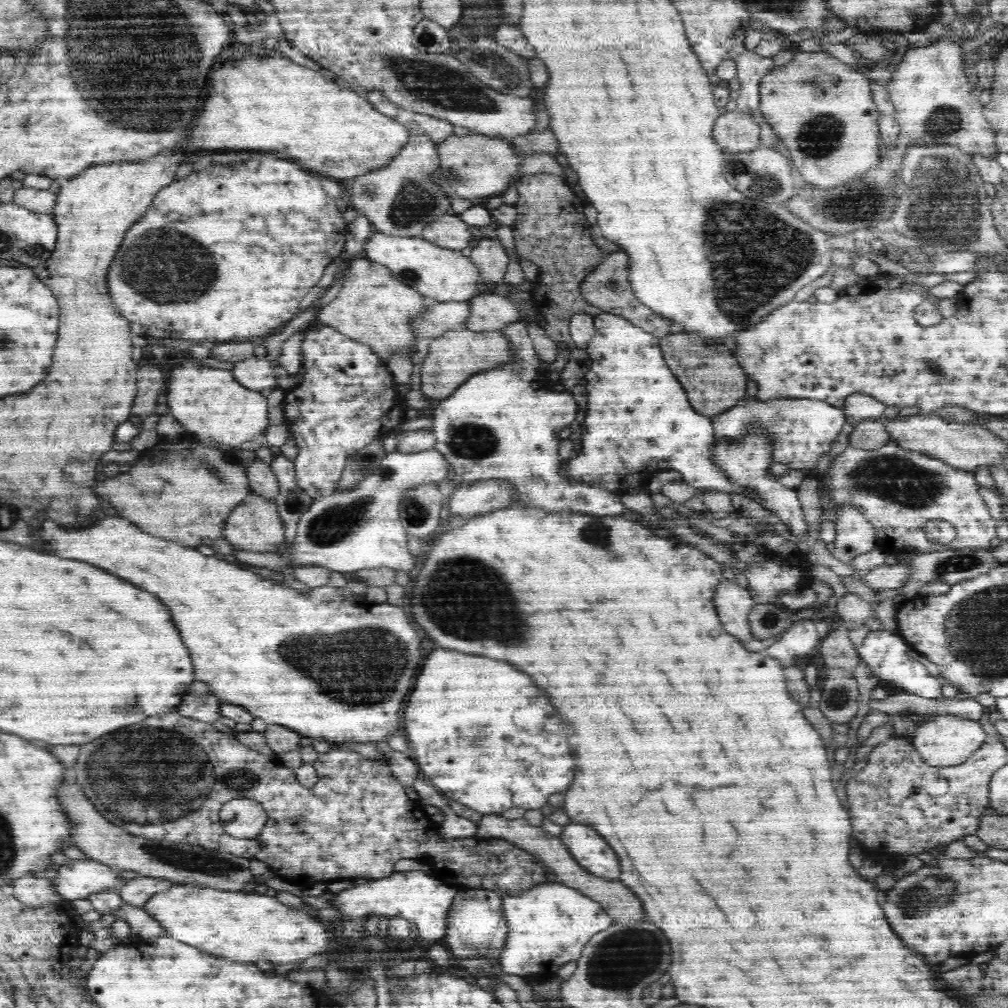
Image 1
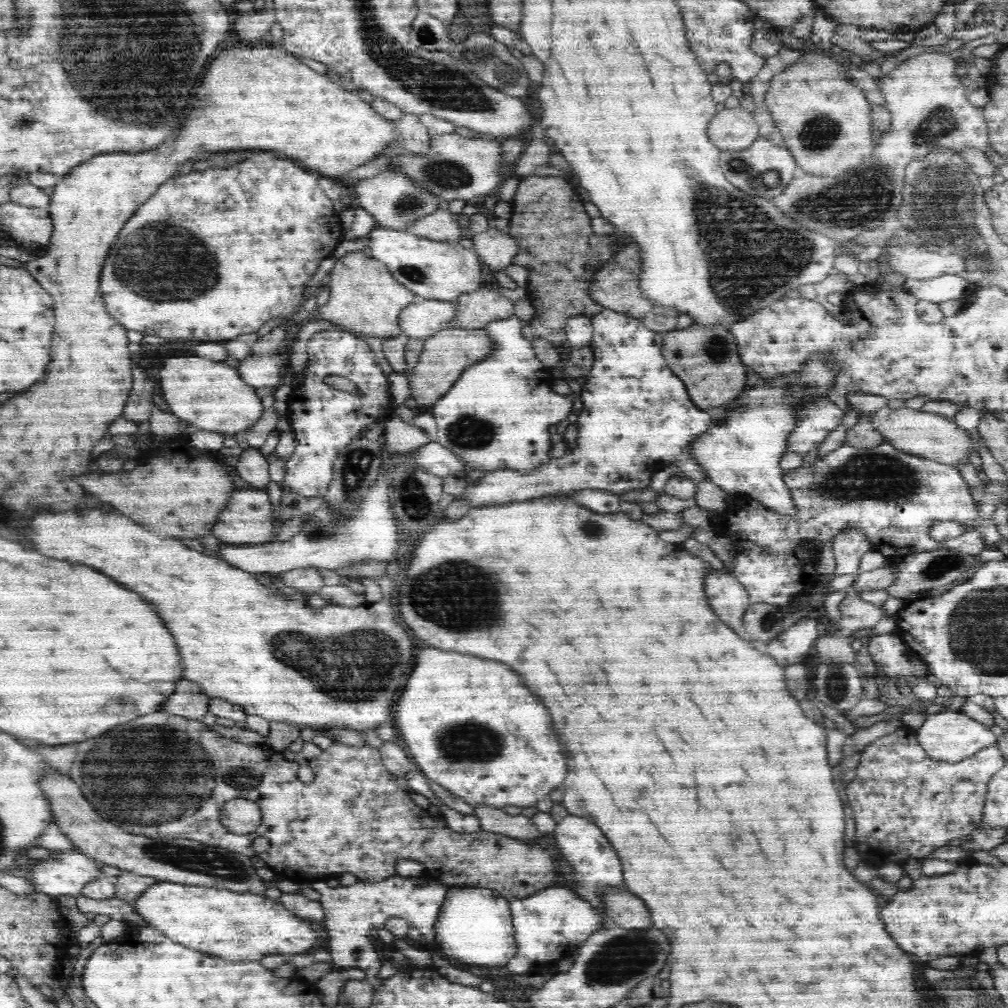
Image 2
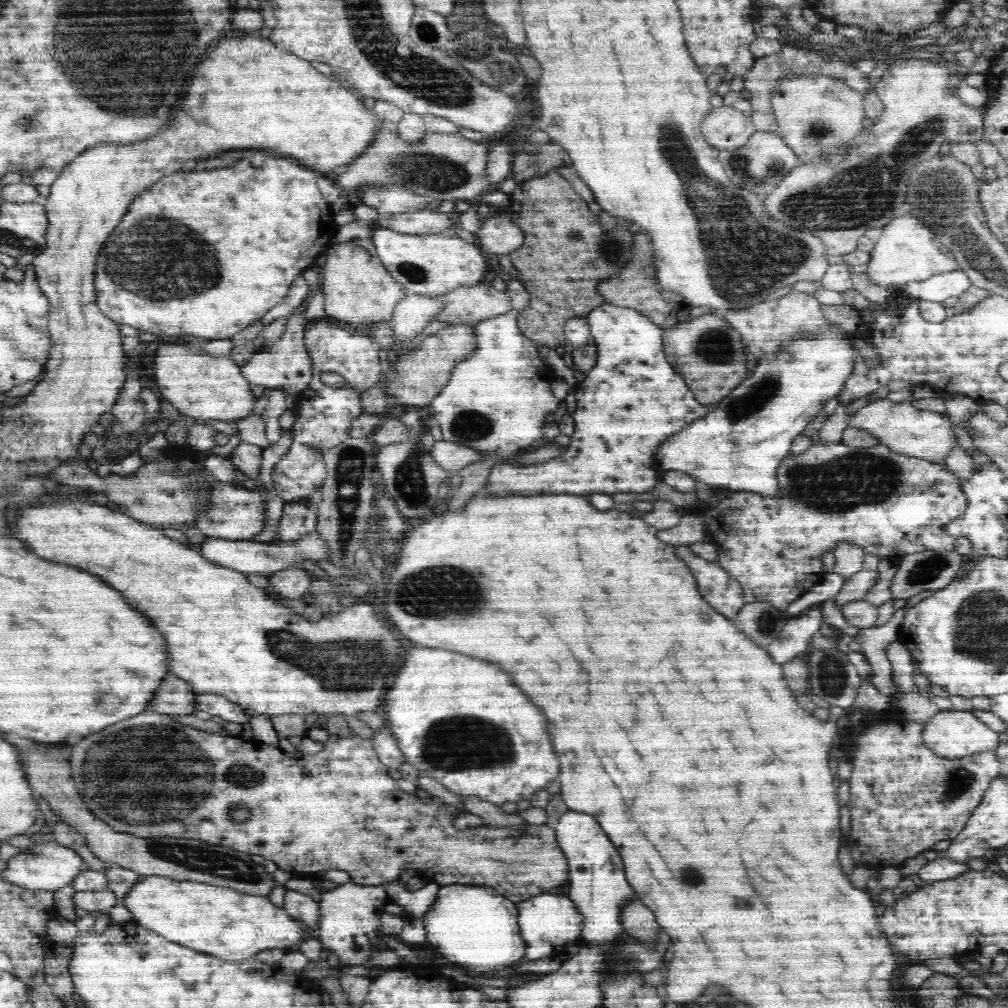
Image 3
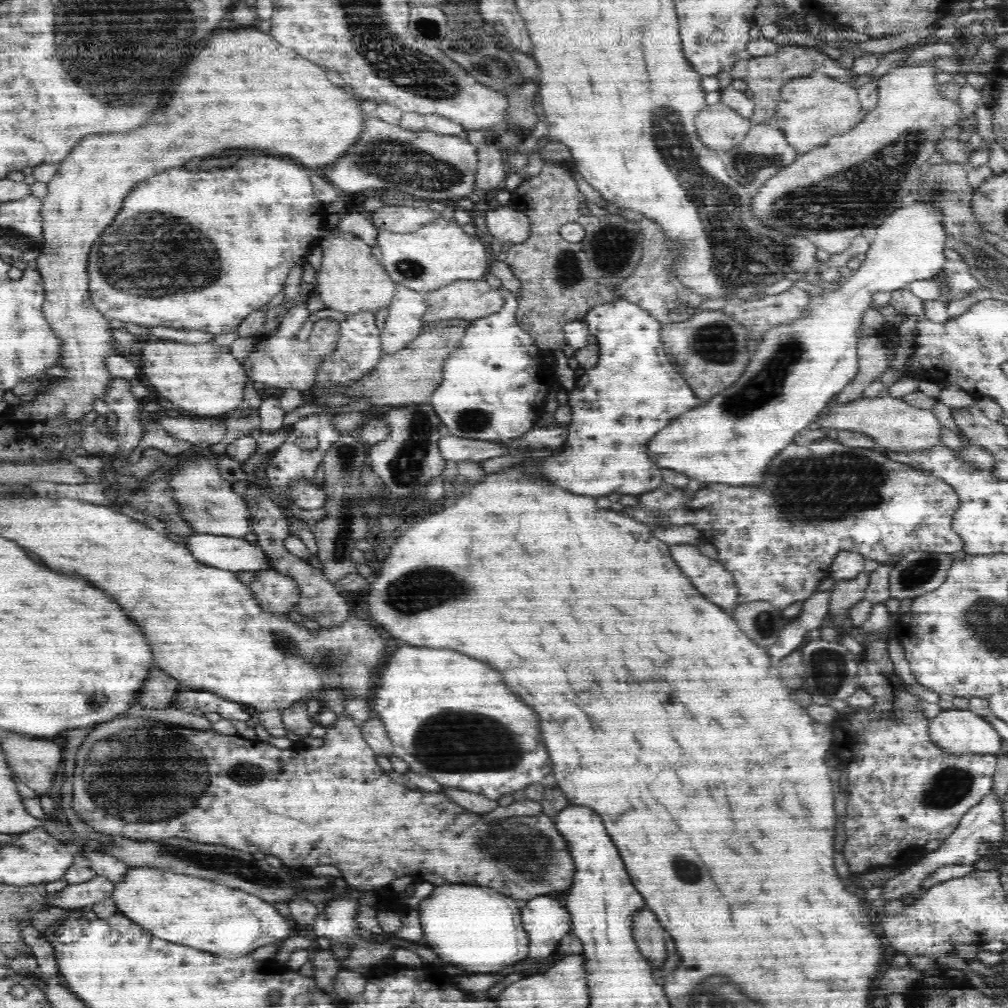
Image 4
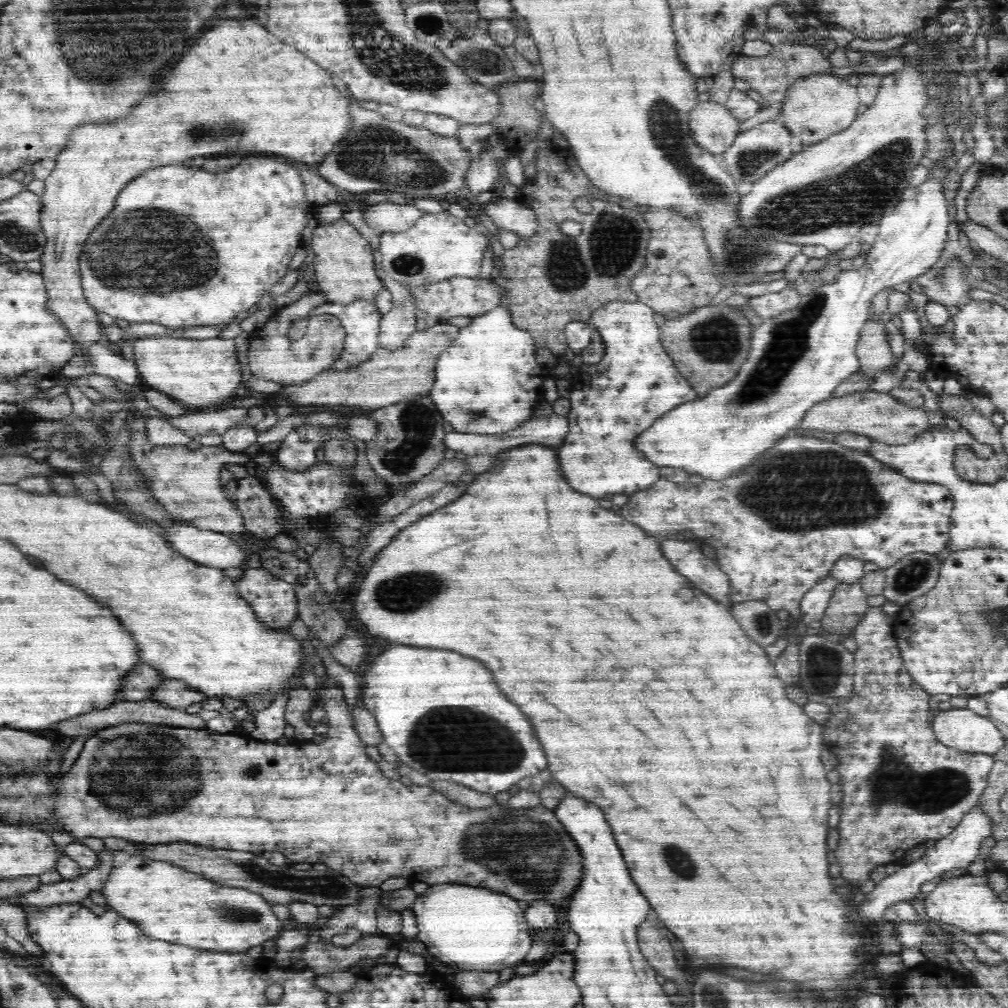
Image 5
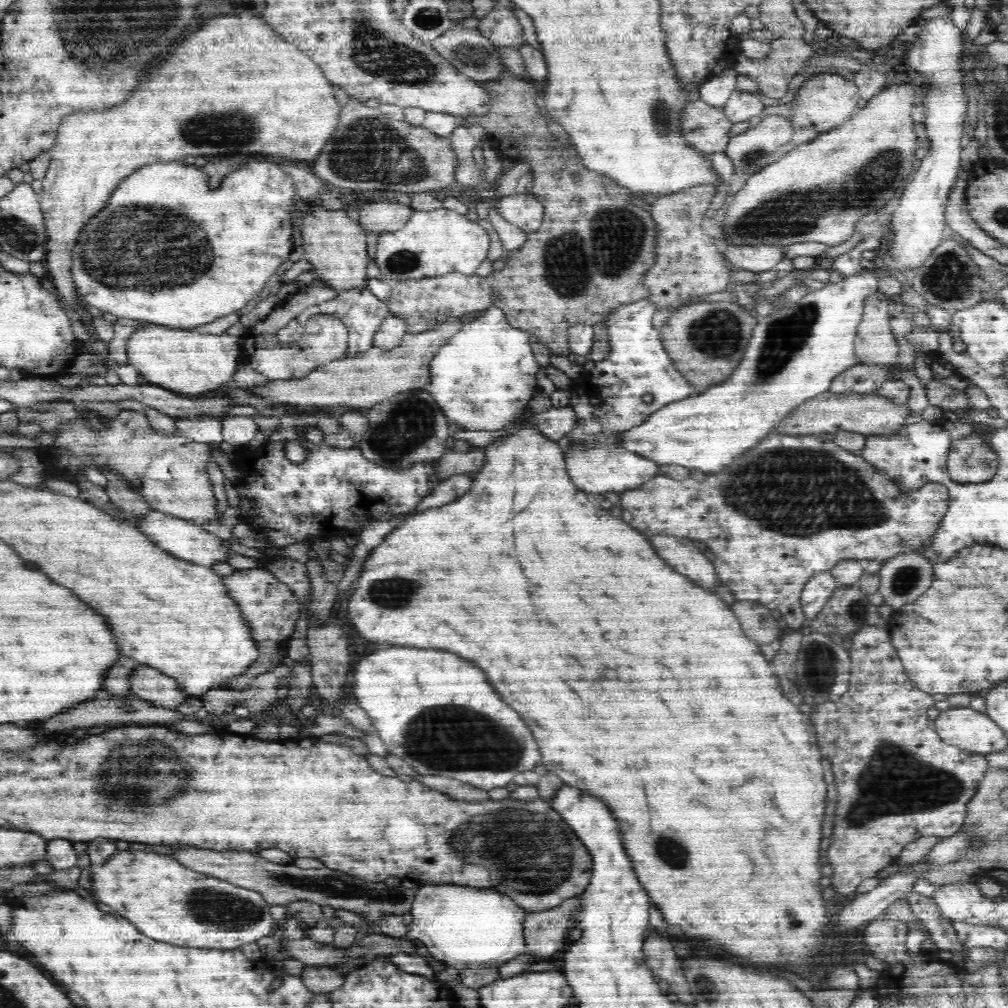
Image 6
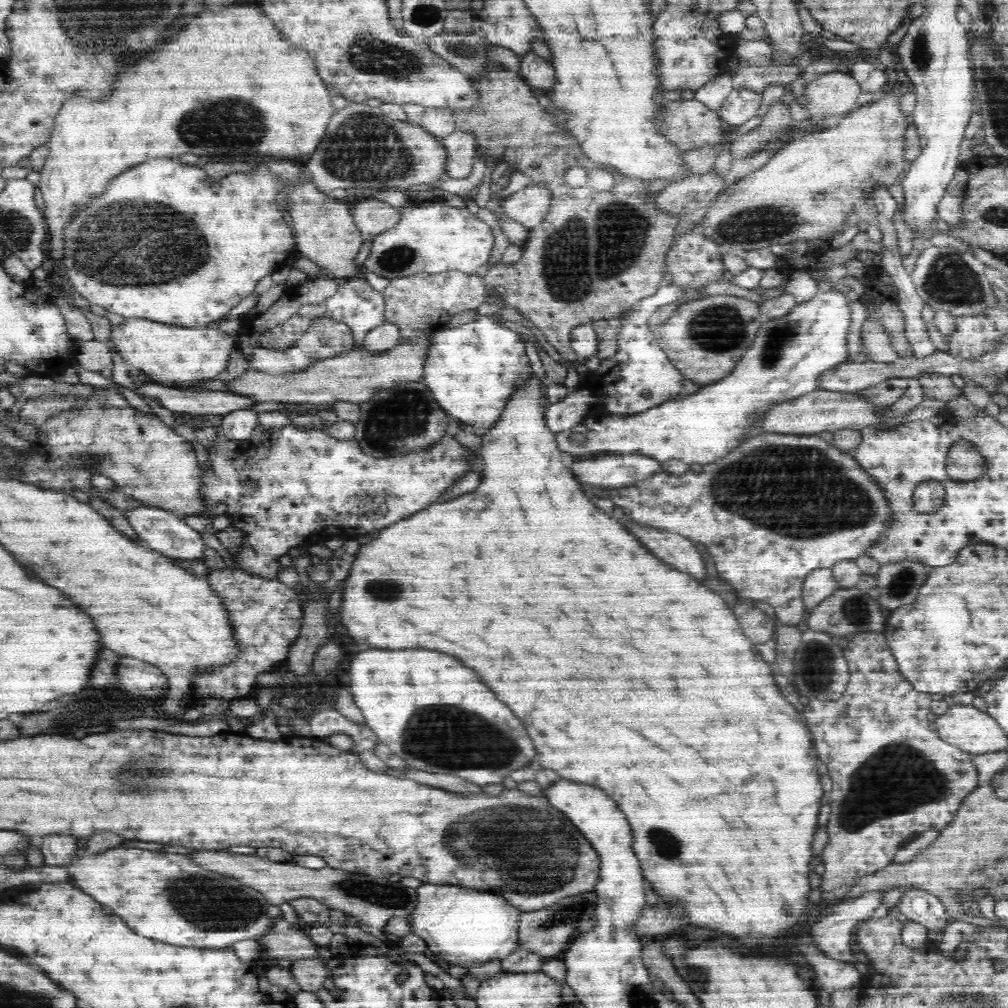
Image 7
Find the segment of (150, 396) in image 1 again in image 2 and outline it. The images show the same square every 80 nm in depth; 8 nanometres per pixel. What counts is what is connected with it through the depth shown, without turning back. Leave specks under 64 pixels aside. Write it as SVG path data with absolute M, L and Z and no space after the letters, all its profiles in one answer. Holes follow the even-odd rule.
M138 368L132 370L132 386L126 394L126 404L120 412L120 417L128 422L146 422L150 417L152 394L152 382L144 376L144 372Z

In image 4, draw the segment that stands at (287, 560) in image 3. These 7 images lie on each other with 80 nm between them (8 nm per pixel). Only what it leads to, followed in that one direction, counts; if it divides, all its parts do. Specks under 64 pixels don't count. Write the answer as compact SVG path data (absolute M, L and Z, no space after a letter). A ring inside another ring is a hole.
M190 530L190 534L182 534L182 536L186 536L186 538L180 544L199 563L221 568L222 570L229 570L233 573L267 568L266 559L264 559L260 548L256 545L251 545L244 538L220 536L212 532L196 532L196 530Z

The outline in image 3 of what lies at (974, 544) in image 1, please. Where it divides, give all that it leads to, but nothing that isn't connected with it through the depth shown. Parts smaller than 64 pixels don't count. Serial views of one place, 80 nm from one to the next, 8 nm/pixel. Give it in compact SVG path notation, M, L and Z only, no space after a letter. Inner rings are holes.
M822 441L816 445L810 445L801 454L794 454L788 450L780 464L776 466L777 492L774 494L762 494L746 490L732 490L725 487L710 487L711 493L706 500L699 500L697 504L688 508L680 507L682 517L694 515L704 523L705 536L709 542L713 542L718 550L718 563L722 565L740 583L744 602L766 601L776 608L785 610L794 600L798 600L802 594L822 580L823 576L804 576L804 574L822 574L824 572L824 554L835 552L835 548L847 544L847 546L860 547L866 555L877 556L884 560L894 555L904 556L905 554L934 551L934 552L956 552L966 558L970 557L970 541L964 537L954 536L947 532L947 524L958 518L966 508L966 497L962 495L961 488L944 467L930 463L926 459L916 459L906 455L898 455L890 451L888 447L880 444L872 448L854 448L844 443L823 444Z

